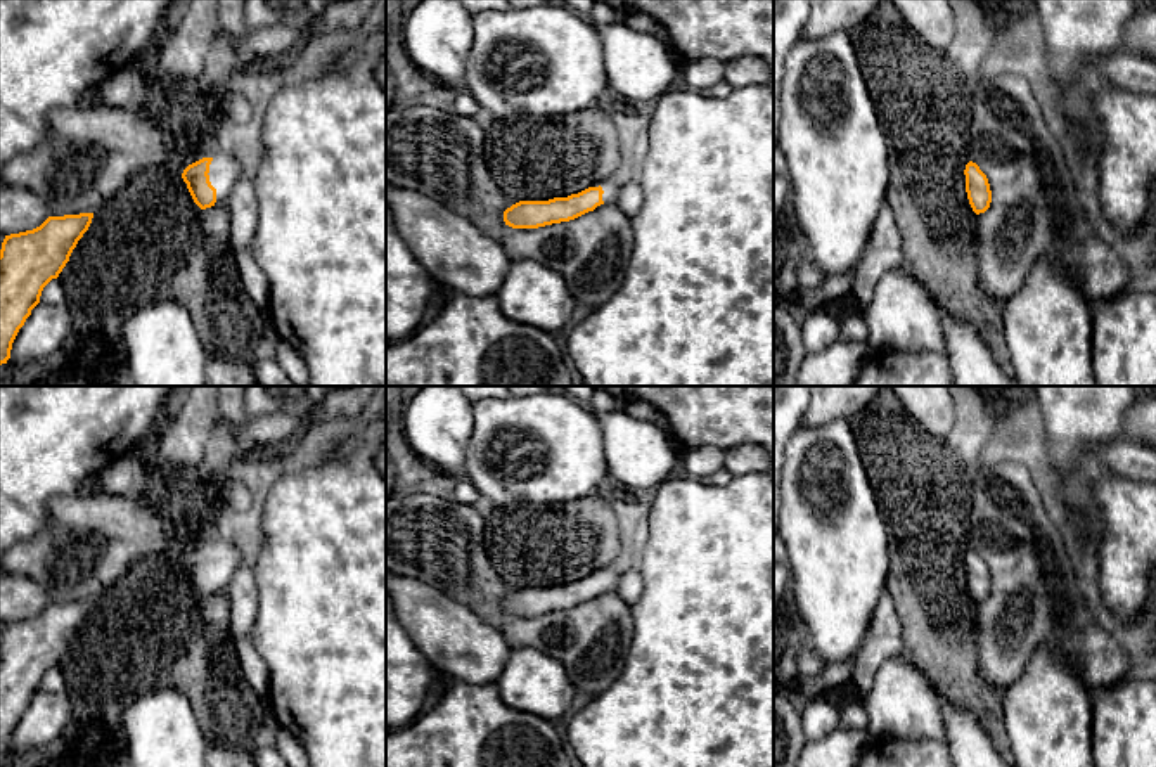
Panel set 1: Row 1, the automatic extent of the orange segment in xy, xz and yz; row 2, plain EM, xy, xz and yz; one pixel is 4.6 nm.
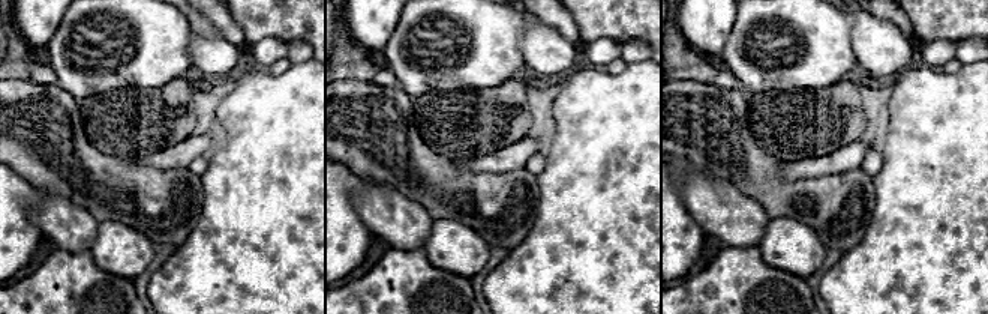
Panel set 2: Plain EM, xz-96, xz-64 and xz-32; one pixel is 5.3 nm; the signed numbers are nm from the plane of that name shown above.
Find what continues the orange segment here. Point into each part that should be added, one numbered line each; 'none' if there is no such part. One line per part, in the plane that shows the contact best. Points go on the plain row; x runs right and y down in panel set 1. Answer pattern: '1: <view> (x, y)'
1: xy (225, 556)

